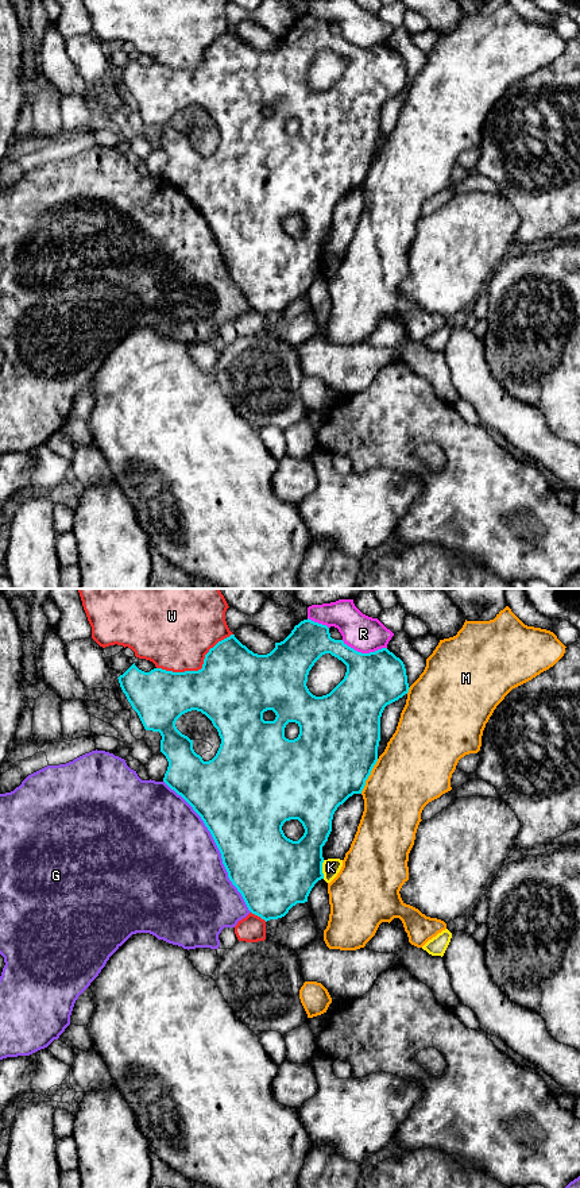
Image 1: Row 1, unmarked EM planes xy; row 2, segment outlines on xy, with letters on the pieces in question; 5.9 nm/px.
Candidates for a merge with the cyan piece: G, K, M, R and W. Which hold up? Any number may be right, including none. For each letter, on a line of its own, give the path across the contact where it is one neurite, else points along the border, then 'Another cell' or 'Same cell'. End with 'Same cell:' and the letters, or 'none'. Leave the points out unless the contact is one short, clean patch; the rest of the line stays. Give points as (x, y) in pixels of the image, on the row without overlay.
G: Another cell
K: Boundary: xy (324, 255), (323, 273). Another cell
M: Another cell
R: Another cell
W: Another cell
Same cell: none

